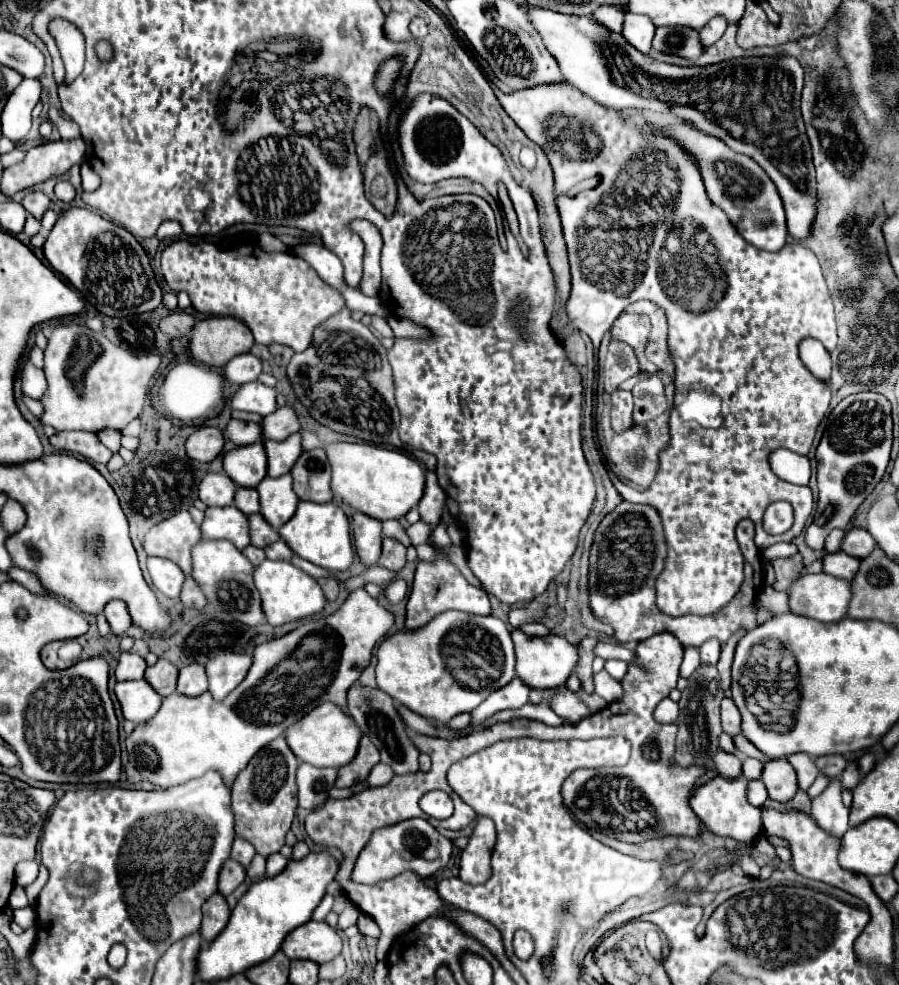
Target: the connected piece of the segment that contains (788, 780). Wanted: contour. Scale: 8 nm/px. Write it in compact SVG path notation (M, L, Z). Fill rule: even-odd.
M787 759L767 761L763 767L761 781L765 783L769 797L775 801L791 801L797 793L795 769Z

